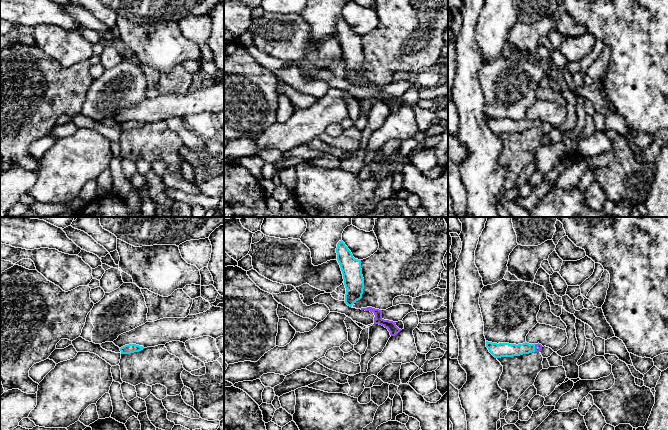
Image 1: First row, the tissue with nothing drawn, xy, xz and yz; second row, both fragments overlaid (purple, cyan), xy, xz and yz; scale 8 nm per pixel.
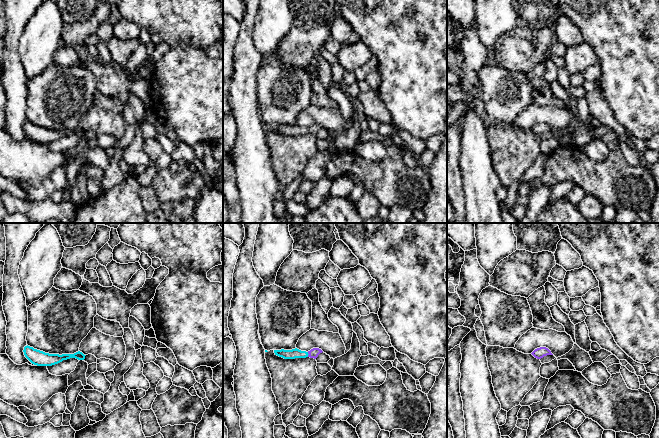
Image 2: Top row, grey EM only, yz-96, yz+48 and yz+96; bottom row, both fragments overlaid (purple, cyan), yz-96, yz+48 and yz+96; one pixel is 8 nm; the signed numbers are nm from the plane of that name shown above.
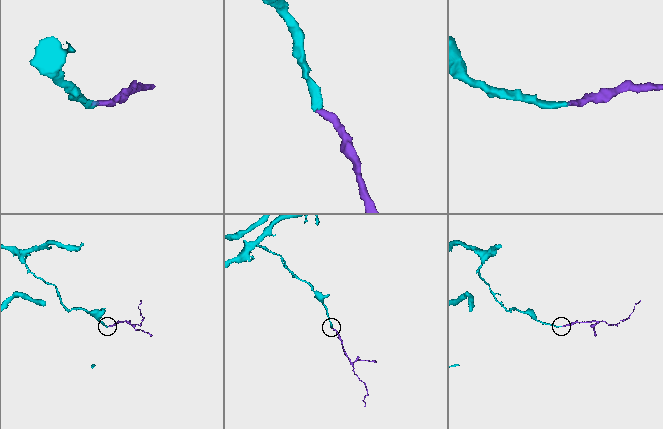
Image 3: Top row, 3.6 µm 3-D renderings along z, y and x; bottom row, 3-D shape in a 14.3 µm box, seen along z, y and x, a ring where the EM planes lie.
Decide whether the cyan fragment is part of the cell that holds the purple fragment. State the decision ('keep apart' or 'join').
join

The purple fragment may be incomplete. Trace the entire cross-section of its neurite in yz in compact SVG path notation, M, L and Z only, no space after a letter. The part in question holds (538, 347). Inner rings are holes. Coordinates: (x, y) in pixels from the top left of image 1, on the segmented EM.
M486 341L486 347L495 358L501 358L501 357L520 356L532 352L540 352L543 346L539 343L529 344L525 342L523 344L516 345L509 343L497 344Z

